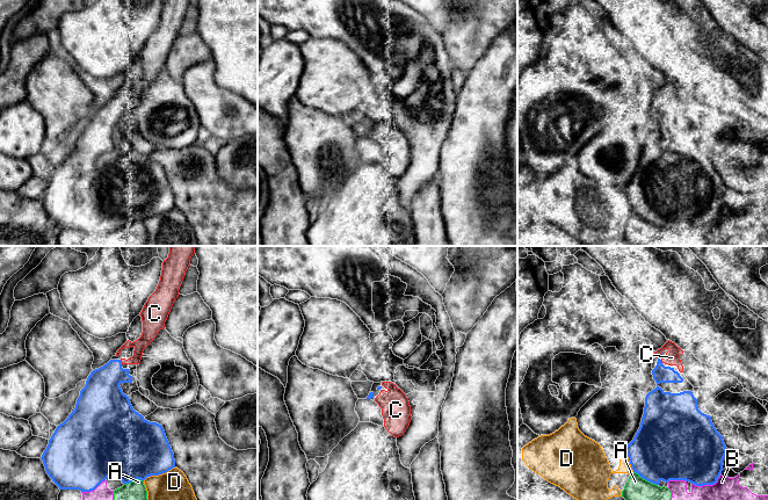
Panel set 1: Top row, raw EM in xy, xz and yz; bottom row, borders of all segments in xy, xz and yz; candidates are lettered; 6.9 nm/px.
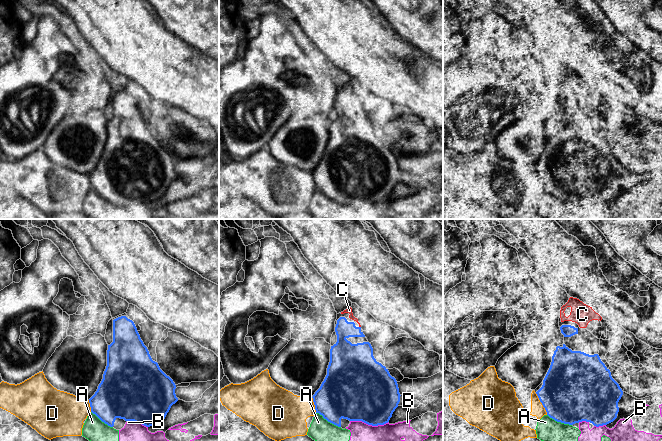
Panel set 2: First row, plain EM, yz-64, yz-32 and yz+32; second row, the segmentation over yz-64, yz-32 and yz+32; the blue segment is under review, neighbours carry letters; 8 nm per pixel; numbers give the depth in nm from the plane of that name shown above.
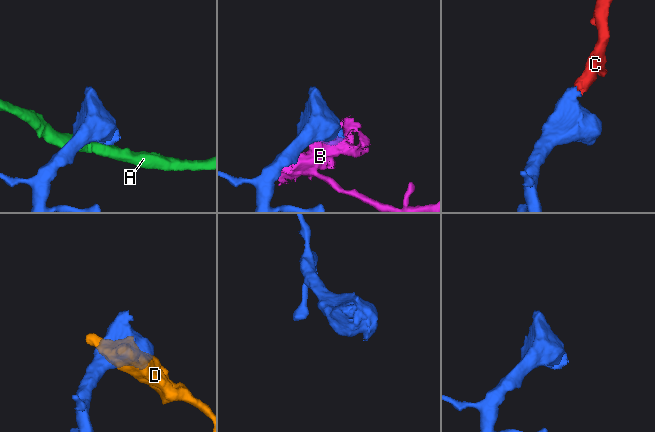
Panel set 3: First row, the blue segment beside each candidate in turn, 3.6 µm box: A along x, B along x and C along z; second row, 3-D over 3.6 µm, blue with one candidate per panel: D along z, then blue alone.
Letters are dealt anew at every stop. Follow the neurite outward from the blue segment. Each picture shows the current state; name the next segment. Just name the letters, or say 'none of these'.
C

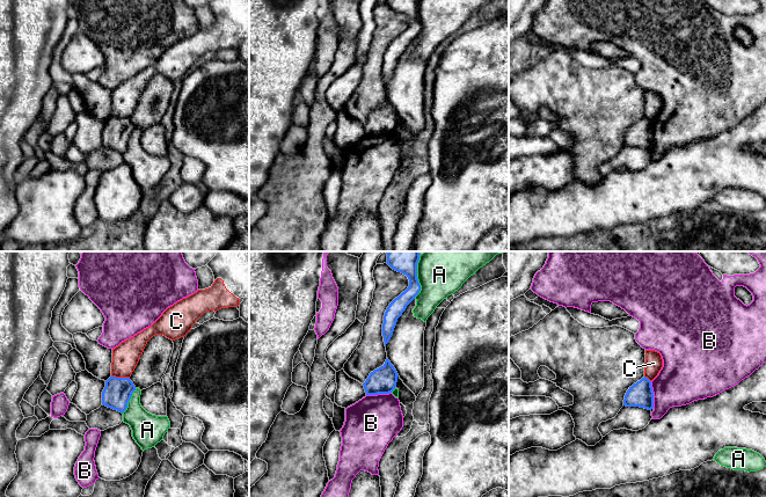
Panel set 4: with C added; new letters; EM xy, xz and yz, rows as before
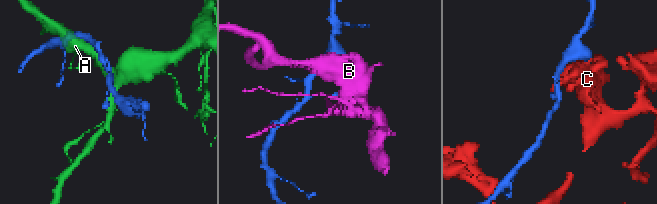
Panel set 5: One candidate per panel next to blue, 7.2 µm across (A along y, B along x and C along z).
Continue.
none of these

